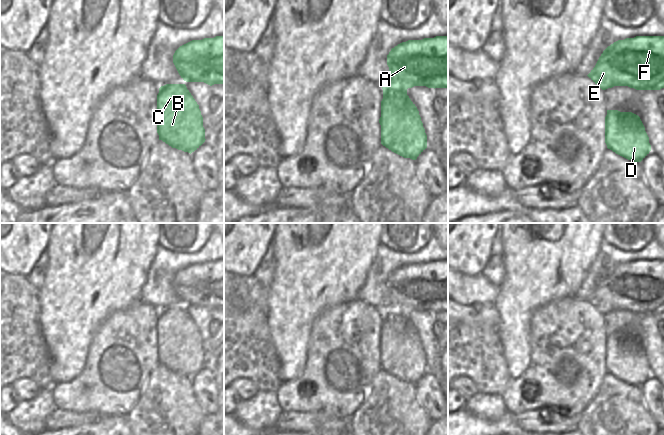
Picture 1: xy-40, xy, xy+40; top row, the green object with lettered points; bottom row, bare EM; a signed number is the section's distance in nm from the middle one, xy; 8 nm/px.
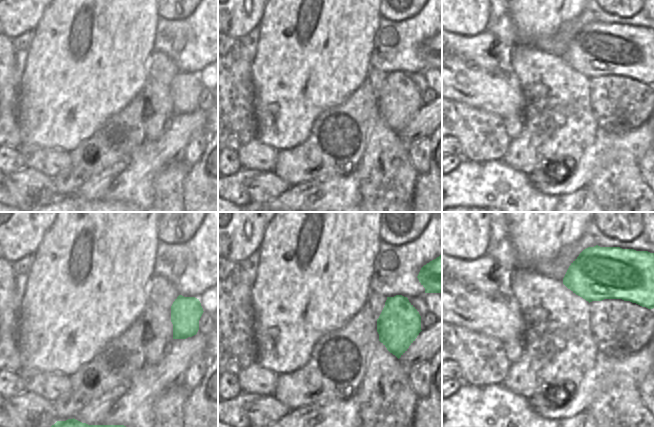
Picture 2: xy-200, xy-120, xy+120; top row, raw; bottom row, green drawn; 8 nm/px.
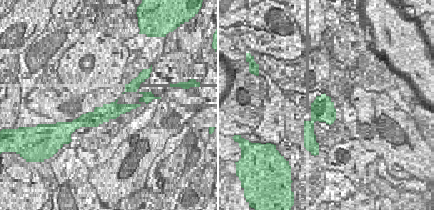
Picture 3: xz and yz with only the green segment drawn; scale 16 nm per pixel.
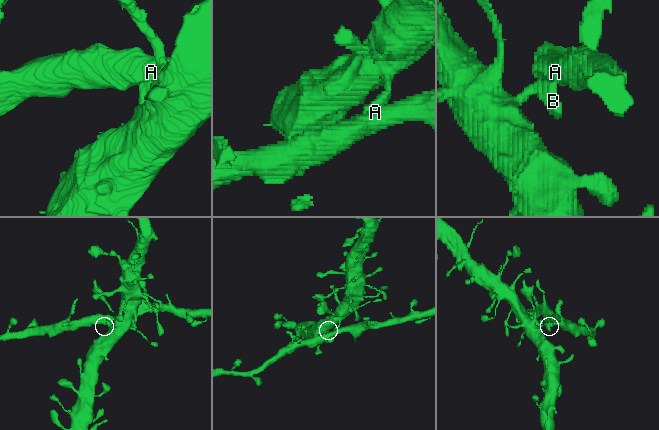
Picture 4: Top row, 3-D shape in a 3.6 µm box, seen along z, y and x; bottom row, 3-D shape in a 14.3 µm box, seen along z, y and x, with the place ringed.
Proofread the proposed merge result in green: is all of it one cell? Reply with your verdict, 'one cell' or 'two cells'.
two cells

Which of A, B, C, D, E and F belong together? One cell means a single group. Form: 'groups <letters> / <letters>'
groups A E F / B C D

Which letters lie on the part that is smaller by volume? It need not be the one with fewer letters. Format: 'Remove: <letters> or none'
Remove: A, E, F

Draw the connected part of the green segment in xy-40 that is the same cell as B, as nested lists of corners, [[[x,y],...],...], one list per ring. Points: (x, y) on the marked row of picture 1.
[[[166,84],[159,88],[157,133],[159,140],[190,154],[205,142],[199,105],[185,84]]]

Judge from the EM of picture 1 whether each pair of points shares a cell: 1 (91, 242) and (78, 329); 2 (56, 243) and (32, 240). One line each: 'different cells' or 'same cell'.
1: same cell
2: different cells

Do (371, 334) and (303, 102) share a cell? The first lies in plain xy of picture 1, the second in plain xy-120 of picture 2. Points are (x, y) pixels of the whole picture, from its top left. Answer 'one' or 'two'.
two

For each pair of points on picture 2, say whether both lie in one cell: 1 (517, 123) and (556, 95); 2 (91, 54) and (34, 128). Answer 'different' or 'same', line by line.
1: different
2: same

